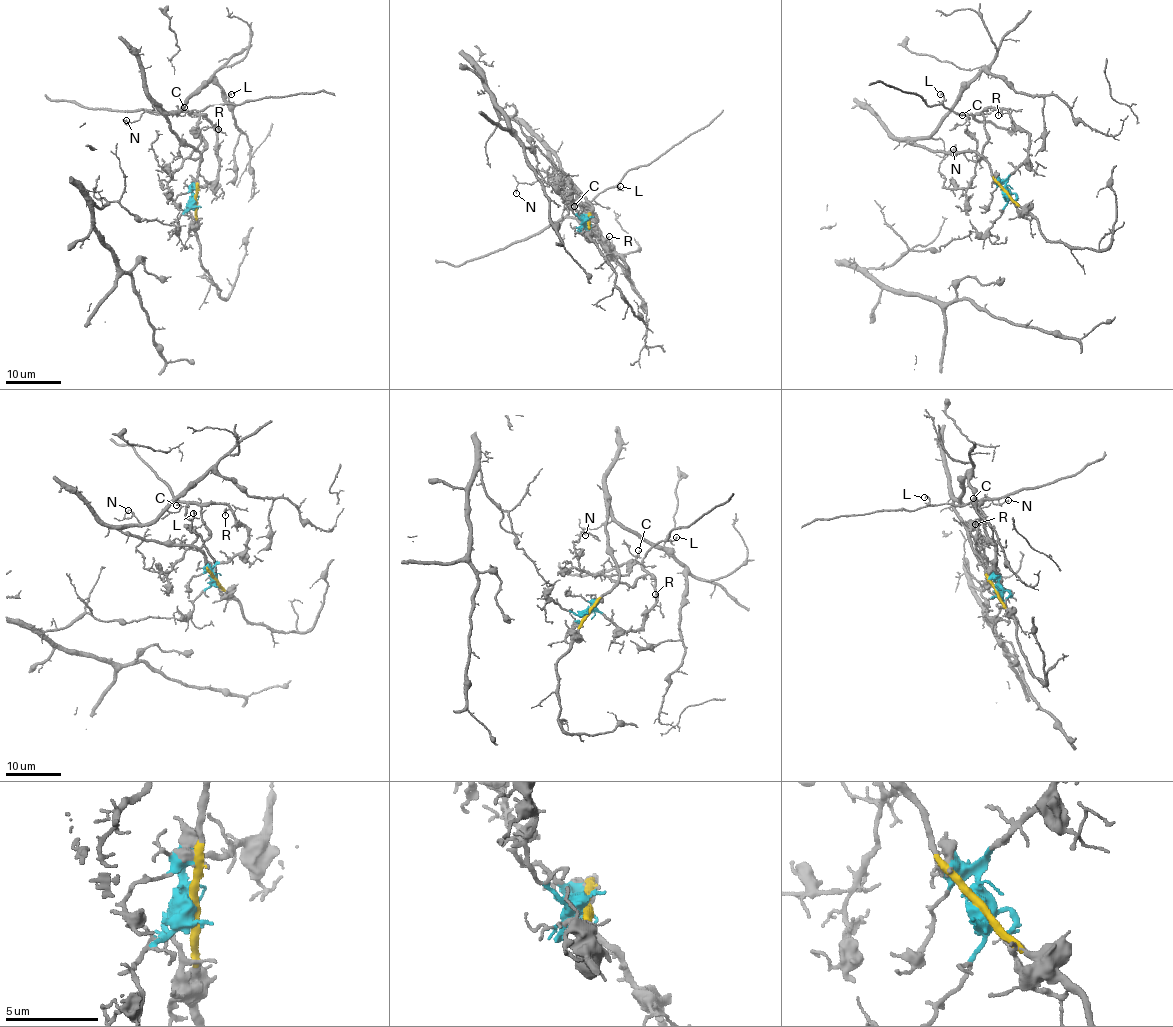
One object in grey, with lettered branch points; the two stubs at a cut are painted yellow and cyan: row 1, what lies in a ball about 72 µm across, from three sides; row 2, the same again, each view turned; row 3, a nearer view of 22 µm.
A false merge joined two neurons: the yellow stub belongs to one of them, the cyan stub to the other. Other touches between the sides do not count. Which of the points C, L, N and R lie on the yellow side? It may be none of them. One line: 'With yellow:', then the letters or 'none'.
With yellow: N

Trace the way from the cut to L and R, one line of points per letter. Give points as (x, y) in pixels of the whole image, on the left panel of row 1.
L: (195, 201), (194, 188), (203, 188), (217, 177), (217, 131), (206, 115), (189, 111), (220, 105), (231, 94)
R: (195, 201), (194, 188), (203, 188), (217, 177), (217, 129)

